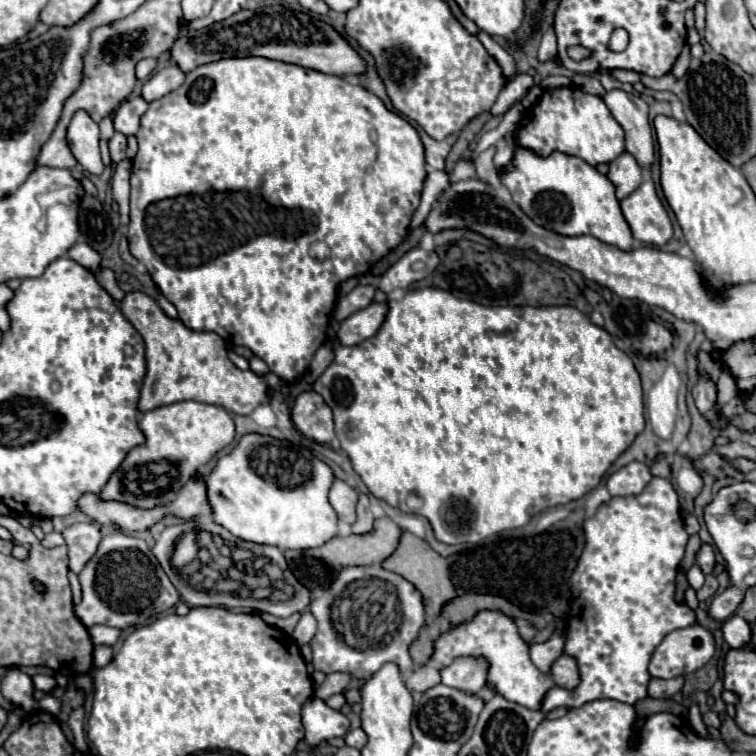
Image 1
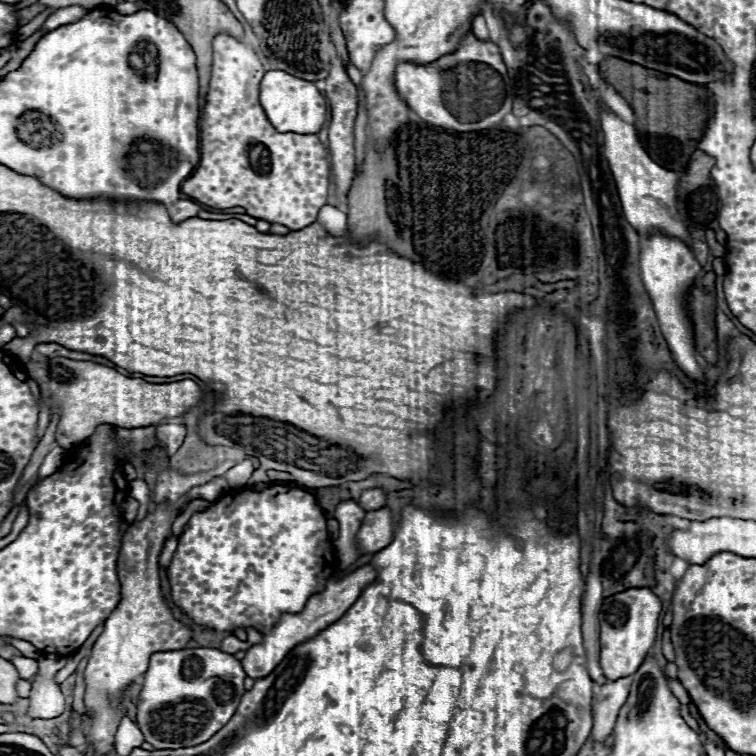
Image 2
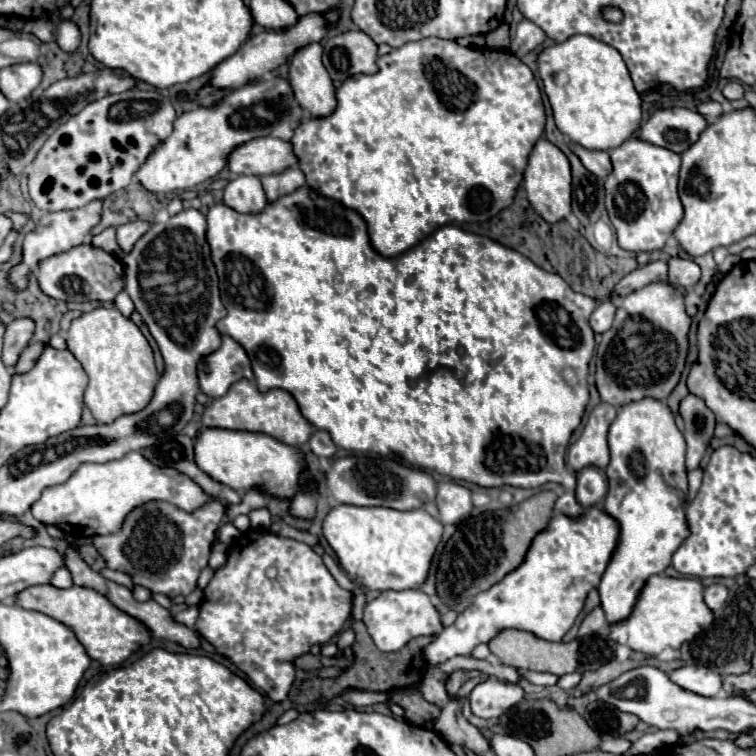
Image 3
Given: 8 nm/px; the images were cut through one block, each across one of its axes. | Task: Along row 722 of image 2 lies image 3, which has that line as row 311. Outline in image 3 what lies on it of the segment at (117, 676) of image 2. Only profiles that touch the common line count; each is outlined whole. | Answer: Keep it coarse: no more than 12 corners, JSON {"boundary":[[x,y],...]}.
{"boundary":[[116,308],[72,320],[66,344],[100,424],[148,406],[148,340]]}

